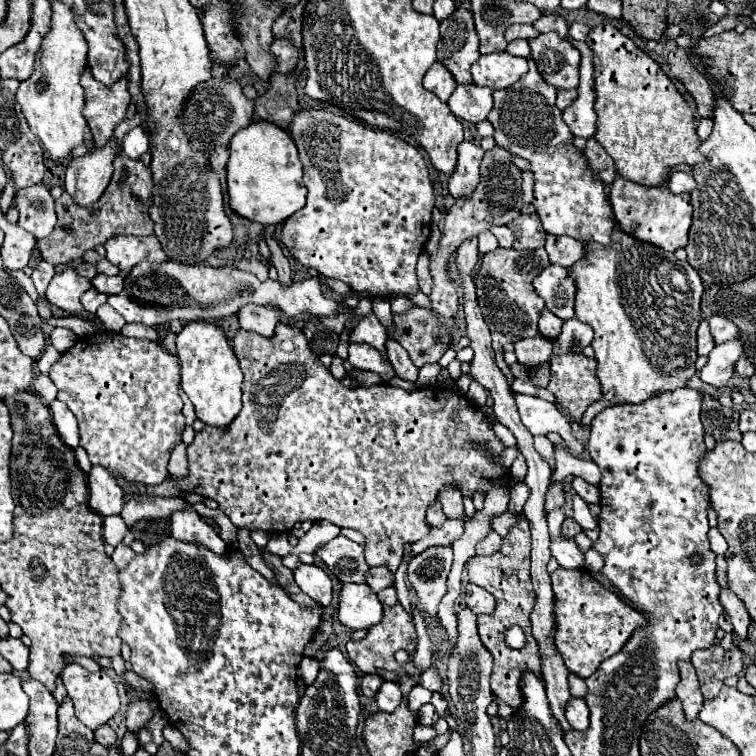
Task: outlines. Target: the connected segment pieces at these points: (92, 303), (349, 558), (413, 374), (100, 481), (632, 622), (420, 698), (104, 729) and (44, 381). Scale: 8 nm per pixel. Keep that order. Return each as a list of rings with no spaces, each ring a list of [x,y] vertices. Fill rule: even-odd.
[[[89,288],[89,292],[85,292],[85,294],[81,296],[83,308],[85,308],[87,312],[91,312],[91,314],[95,314],[97,308],[99,308],[101,304],[105,304],[105,302],[107,302],[107,294],[95,292],[95,288]]]
[[[337,536],[327,544],[321,544],[315,552],[331,570],[333,576],[337,576],[343,584],[349,582],[365,582],[365,574],[369,572],[369,566],[365,564],[363,546],[345,538]]]
[[[389,338],[385,346],[387,346],[387,354],[389,354],[389,360],[391,360],[397,376],[403,378],[403,380],[415,382],[419,370],[417,370],[417,368],[413,366],[413,362],[409,360],[409,354],[405,352],[405,348],[403,348],[397,340],[393,340],[393,338]]]
[[[93,466],[91,472],[87,474],[87,486],[89,486],[89,506],[97,514],[111,516],[121,512],[123,490],[111,472],[107,472],[103,466]]]
[[[557,568],[551,574],[555,592],[555,644],[569,672],[587,678],[603,660],[617,654],[635,628],[645,626],[643,616],[621,602],[611,590],[599,584],[585,568]]]
[[[421,685],[413,687],[408,696],[409,709],[415,715],[418,714],[419,709],[426,703],[429,703],[432,698],[432,692],[423,688]]]
[[[103,724],[103,726],[99,726],[95,730],[95,740],[99,744],[103,744],[103,746],[111,746],[111,744],[115,744],[117,736],[115,736],[115,732],[113,732],[113,728],[109,724]]]
[[[39,374],[39,376],[33,380],[33,390],[35,390],[45,402],[53,402],[55,396],[57,396],[55,384],[53,384],[51,378],[45,376],[45,374]]]

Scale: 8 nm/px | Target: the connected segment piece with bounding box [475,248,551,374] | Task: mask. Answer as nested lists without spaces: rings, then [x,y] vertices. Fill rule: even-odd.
[[[497,248],[491,254],[483,256],[481,268],[475,274],[475,286],[477,286],[477,300],[483,310],[483,318],[491,330],[493,336],[493,350],[497,354],[497,366],[503,374],[509,374],[509,366],[503,360],[503,344],[517,342],[523,338],[537,336],[537,318],[545,306],[543,298],[539,298],[533,292],[533,278],[547,268],[551,262],[547,258],[545,248],[539,250],[507,250]]]

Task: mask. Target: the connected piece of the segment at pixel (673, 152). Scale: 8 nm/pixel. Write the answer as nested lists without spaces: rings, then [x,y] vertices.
[[[595,26],[587,44],[595,52],[595,138],[615,160],[617,174],[635,184],[661,186],[677,164],[703,162],[693,112],[659,64],[613,26]]]

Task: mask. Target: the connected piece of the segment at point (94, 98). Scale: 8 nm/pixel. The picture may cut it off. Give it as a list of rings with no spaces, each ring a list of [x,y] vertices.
[[[89,64],[81,72],[81,86],[85,90],[83,116],[91,128],[95,146],[101,148],[113,136],[119,122],[125,120],[131,96],[127,90],[127,78],[119,78],[113,86],[105,86],[91,76]]]

